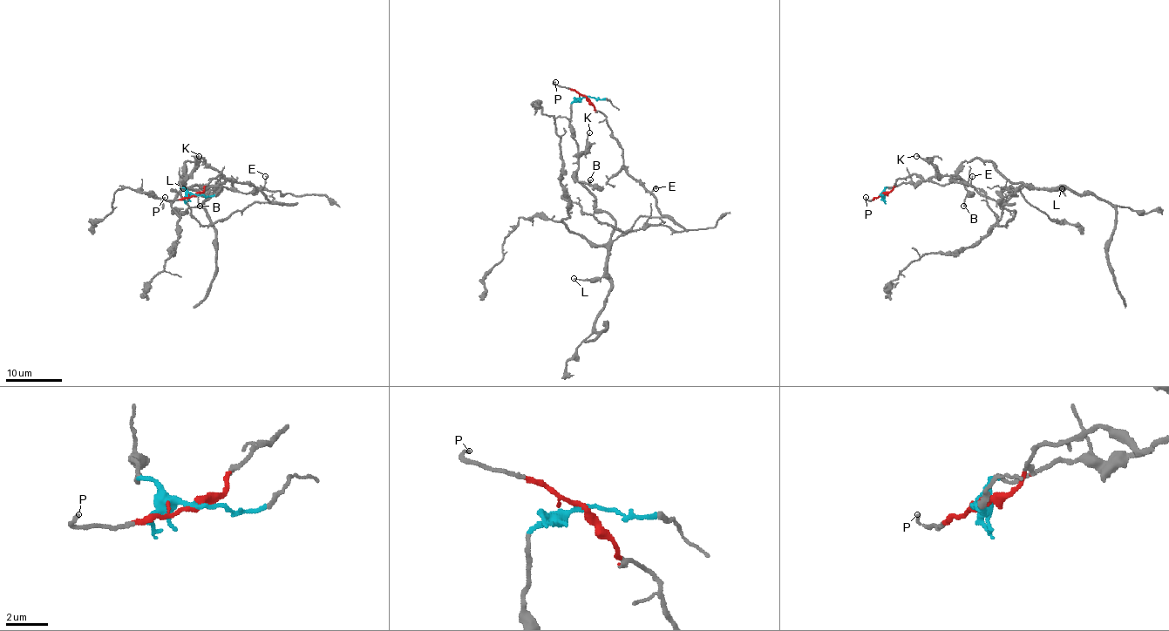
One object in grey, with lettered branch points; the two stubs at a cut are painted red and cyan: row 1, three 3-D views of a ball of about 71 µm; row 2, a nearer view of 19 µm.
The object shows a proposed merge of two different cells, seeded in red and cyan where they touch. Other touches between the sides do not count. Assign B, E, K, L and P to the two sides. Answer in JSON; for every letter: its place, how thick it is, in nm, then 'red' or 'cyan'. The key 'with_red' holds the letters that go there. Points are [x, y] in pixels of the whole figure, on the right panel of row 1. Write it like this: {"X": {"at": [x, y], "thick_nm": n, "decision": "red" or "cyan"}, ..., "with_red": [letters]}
{"B": {"at": [963, 206], "thick_nm": 160, "decision": "cyan"}, "E": {"at": [972, 176], "thick_nm": 110, "decision": "red"}, "K": {"at": [916, 156], "thick_nm": 130, "decision": "cyan"}, "L": {"at": [1062, 188], "thick_nm": 140, "decision": "cyan"}, "P": {"at": [866, 197], "thick_nm": 170, "decision": "red"}, "with_red": ["E", "P"]}

